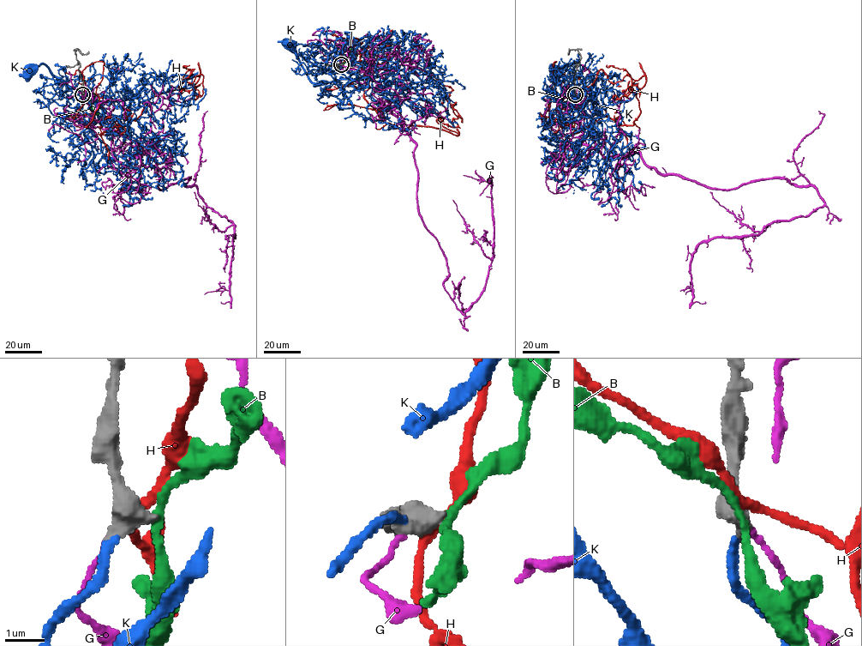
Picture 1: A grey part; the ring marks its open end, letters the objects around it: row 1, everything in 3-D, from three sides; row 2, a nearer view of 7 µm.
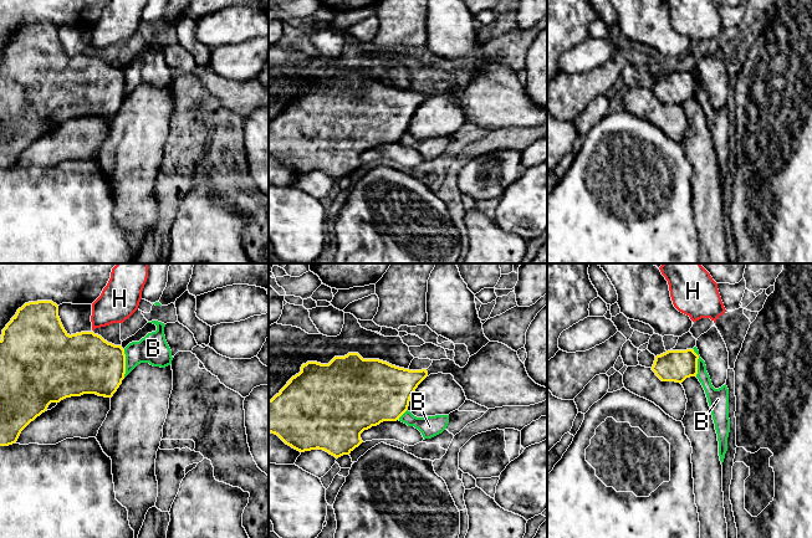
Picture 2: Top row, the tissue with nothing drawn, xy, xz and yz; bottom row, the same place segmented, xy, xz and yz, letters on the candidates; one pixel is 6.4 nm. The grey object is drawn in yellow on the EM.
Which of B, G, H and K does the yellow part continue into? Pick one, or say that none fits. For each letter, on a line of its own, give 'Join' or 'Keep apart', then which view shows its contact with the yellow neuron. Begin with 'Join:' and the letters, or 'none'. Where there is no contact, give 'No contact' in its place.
Join: K
B: Keep apart. Touches yellow in xy
G: Keep apart. No contact
H: Keep apart. No contact
K: Join. No contact

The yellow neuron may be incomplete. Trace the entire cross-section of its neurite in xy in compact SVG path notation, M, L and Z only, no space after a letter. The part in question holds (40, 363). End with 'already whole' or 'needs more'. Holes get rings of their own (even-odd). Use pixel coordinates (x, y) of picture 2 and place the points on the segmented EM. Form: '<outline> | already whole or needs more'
M52 301L25 303L2 329L0 340L0 446L17 441L21 431L51 403L96 394L112 398L126 374L126 354L93 332L68 334Z | already whole

